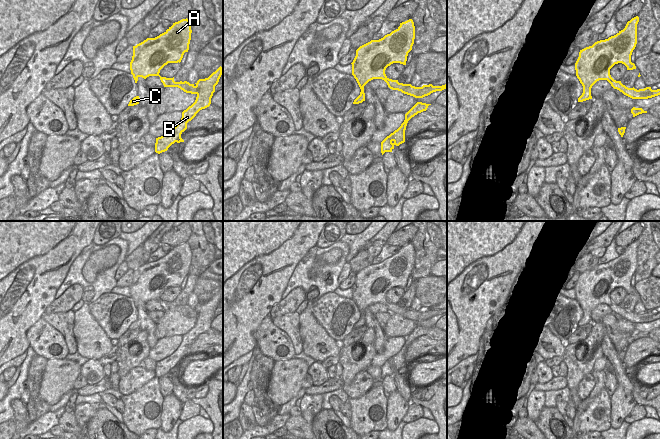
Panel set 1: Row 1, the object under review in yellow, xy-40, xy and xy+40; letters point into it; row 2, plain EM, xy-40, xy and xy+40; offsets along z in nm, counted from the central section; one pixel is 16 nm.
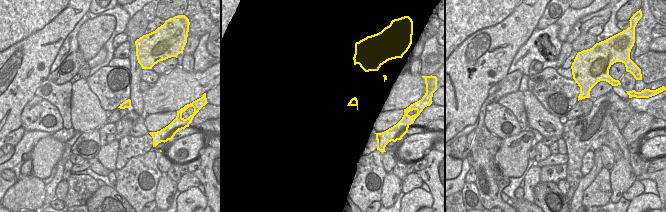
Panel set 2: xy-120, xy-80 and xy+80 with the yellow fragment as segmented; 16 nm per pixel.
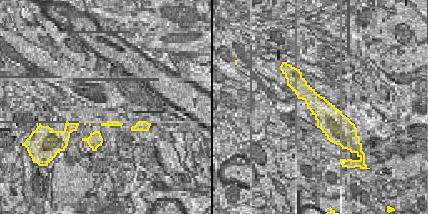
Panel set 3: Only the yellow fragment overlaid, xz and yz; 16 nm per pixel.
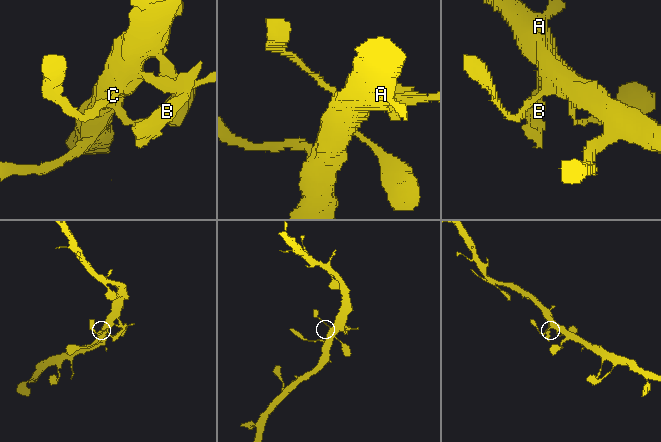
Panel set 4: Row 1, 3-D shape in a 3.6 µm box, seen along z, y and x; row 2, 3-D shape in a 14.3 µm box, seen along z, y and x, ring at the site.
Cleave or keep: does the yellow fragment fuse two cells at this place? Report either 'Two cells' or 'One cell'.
One cell

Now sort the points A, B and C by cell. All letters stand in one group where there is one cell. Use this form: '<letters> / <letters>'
A B C

